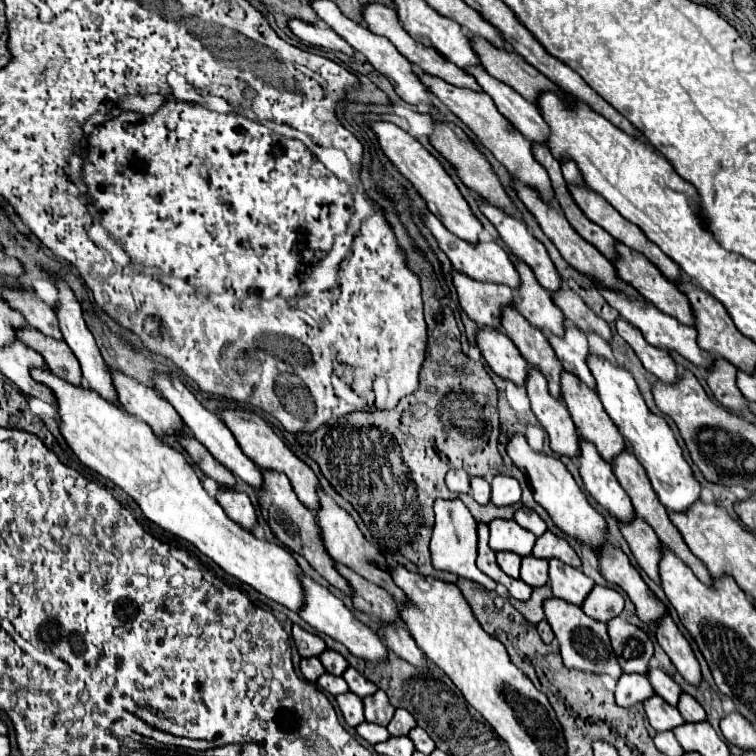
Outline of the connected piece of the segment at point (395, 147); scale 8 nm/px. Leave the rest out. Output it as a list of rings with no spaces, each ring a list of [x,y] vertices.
[[[372,122],[370,128],[376,132],[378,142],[380,142],[384,154],[394,162],[394,166],[422,194],[422,198],[428,204],[428,210],[432,214],[436,214],[436,218],[440,218],[440,222],[452,234],[456,234],[458,238],[462,238],[462,240],[466,240],[470,244],[478,244],[478,234],[482,232],[482,222],[474,216],[470,204],[466,202],[466,198],[462,196],[462,192],[458,190],[458,186],[454,184],[454,180],[446,172],[446,168],[440,164],[440,160],[436,156],[432,156],[416,138],[412,138],[408,132],[404,132],[396,124],[390,124],[390,122]]]

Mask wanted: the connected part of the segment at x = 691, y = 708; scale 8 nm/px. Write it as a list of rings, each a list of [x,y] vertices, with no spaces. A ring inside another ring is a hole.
[[[686,692],[680,694],[678,710],[680,710],[680,714],[684,716],[686,722],[700,722],[700,720],[706,720],[704,708],[702,708],[690,694],[686,694]]]

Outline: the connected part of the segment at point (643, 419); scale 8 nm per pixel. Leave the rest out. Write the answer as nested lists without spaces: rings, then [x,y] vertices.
[[[594,354],[588,356],[588,364],[596,378],[598,396],[604,404],[604,410],[608,412],[612,422],[618,426],[620,434],[632,444],[634,456],[644,466],[660,502],[670,512],[686,512],[700,498],[700,482],[696,480],[690,464],[686,462],[682,448],[676,442],[668,422],[662,416],[656,416],[650,412],[630,372],[626,372],[624,368],[616,368],[606,358],[594,356]]]

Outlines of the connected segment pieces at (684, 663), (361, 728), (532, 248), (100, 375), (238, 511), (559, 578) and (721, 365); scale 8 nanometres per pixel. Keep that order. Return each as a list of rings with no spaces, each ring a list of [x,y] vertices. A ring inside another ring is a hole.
[[[664,616],[658,622],[656,638],[658,638],[658,644],[664,648],[664,652],[668,654],[668,658],[672,660],[672,664],[676,666],[676,670],[682,674],[682,678],[688,684],[698,686],[702,682],[700,664],[698,664],[698,660],[688,644],[688,640],[678,630],[678,626],[672,622],[670,616]]]
[[[362,722],[362,724],[358,724],[358,726],[356,726],[356,732],[358,732],[358,736],[362,736],[364,740],[368,740],[370,744],[374,744],[374,742],[384,742],[386,738],[390,738],[390,734],[388,734],[388,730],[386,730],[384,726],[372,724],[372,722]]]
[[[484,204],[480,208],[484,212],[484,216],[496,226],[502,242],[508,246],[508,250],[512,254],[516,254],[516,258],[520,258],[524,264],[528,264],[538,282],[548,288],[550,292],[560,290],[562,286],[562,278],[554,266],[554,262],[550,260],[544,244],[540,240],[536,240],[528,230],[526,224],[518,218],[512,218],[508,214],[504,214],[500,208],[492,208],[490,204]]]
[[[58,282],[56,286],[58,286],[58,292],[60,292],[58,308],[56,308],[56,312],[58,312],[58,320],[60,320],[60,330],[62,330],[64,342],[70,346],[70,350],[76,354],[76,358],[78,358],[78,362],[80,362],[82,374],[84,374],[84,378],[86,378],[86,382],[88,382],[88,388],[96,390],[104,400],[112,402],[114,406],[120,406],[120,402],[118,402],[118,398],[116,398],[114,384],[112,384],[112,374],[110,374],[108,364],[104,362],[104,358],[102,358],[102,354],[100,354],[100,350],[98,350],[98,346],[96,346],[96,342],[94,342],[92,332],[90,332],[90,330],[86,328],[86,324],[84,324],[82,308],[80,308],[78,300],[74,298],[72,290],[70,290],[64,282]]]
[[[228,490],[228,492],[220,492],[220,494],[216,496],[216,500],[218,500],[220,506],[224,508],[226,516],[228,516],[230,520],[234,520],[240,528],[252,532],[252,530],[258,526],[256,510],[254,510],[254,506],[252,506],[252,502],[250,502],[250,498],[248,498],[246,494]]]
[[[556,558],[550,560],[550,588],[552,588],[552,594],[556,598],[562,598],[570,604],[582,604],[584,598],[588,596],[588,592],[592,590],[594,586],[594,580],[588,578],[582,570],[574,568],[574,566],[568,566]]]
[[[716,358],[714,368],[708,372],[708,386],[712,388],[716,400],[730,410],[748,412],[748,402],[736,388],[738,370],[724,358]]]

